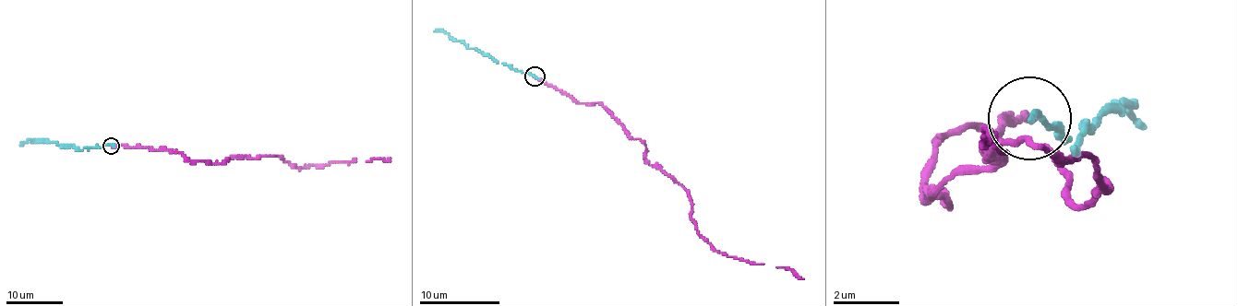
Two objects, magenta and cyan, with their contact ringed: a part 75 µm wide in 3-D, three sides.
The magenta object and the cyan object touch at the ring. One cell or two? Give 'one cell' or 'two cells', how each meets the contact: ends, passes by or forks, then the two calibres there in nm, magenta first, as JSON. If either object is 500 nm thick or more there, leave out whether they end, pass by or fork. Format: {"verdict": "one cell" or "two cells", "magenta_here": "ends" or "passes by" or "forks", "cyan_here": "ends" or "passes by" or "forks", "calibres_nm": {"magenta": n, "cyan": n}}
{"verdict": "one cell", "magenta_here": "ends", "cyan_here": "ends", "calibres_nm": {"magenta": 70, "cyan": 160}}

